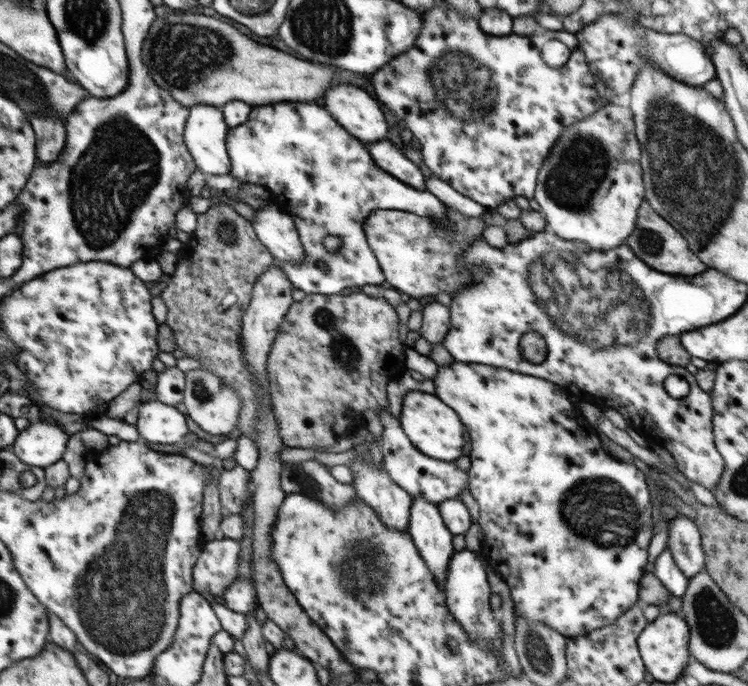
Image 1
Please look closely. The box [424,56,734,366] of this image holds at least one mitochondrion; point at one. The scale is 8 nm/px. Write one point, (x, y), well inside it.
(578, 169)

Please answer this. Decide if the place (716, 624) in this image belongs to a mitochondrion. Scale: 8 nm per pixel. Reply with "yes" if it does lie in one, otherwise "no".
yes

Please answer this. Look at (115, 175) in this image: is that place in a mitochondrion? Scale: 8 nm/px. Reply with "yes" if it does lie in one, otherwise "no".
yes

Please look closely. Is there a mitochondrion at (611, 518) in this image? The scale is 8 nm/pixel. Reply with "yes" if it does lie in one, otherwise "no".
yes

